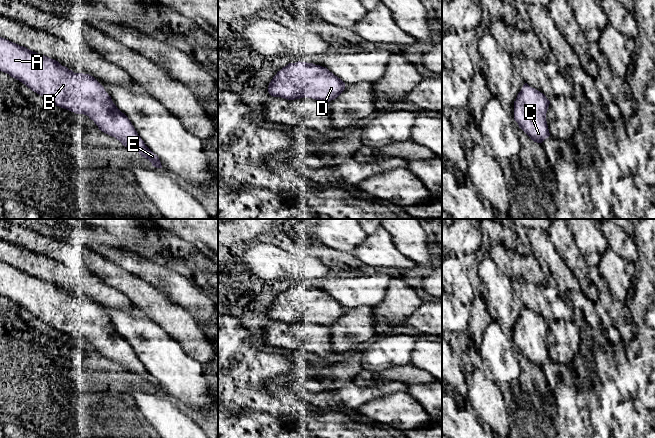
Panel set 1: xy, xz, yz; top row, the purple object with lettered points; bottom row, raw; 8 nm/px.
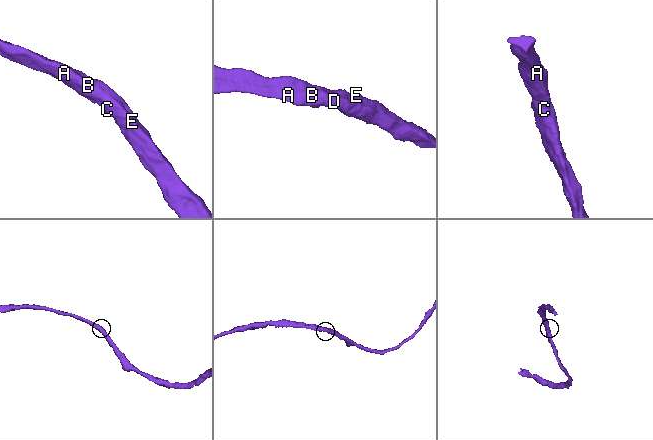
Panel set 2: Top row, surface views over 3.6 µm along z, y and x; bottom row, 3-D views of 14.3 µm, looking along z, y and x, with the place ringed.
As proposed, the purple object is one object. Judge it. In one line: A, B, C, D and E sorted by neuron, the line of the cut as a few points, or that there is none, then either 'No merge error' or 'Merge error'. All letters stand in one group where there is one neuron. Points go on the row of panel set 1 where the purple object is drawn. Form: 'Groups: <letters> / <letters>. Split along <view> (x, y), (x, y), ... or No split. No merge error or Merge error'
Groups: A B C D E. No split. No merge error

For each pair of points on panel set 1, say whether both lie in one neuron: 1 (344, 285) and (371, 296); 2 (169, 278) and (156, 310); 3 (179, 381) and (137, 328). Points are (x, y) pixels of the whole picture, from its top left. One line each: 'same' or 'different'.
1: same
2: different
3: same

